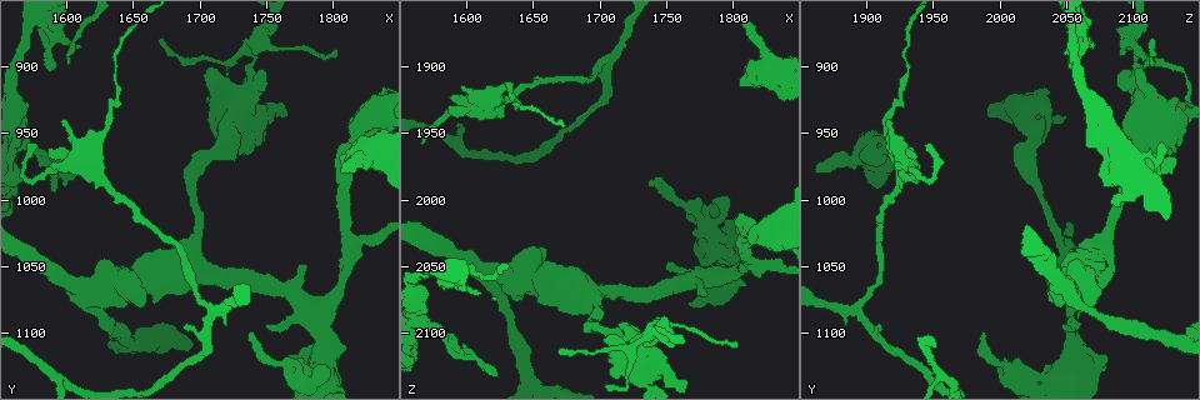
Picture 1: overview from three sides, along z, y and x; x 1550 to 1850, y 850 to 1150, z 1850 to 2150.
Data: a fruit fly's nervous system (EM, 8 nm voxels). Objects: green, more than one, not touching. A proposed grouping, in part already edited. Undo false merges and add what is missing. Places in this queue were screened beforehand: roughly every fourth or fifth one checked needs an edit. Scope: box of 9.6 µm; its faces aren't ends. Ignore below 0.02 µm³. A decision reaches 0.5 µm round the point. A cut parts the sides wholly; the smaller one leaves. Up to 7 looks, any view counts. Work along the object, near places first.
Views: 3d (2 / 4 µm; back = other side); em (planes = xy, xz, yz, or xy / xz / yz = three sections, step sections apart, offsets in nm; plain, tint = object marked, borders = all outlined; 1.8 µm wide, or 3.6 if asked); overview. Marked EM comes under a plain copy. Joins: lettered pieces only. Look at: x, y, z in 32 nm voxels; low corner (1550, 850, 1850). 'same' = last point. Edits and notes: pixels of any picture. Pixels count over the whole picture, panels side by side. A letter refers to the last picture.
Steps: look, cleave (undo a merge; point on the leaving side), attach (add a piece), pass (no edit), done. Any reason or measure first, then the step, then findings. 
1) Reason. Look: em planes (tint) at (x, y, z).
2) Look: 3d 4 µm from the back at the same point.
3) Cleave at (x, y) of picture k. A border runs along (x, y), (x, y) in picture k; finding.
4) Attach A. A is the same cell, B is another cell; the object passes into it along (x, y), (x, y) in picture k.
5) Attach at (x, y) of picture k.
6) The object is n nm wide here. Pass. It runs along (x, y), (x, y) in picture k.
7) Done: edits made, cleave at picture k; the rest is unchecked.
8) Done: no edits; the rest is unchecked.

Thick turns thin. Look: 3d 4 µm at (1732, 946, 2124).

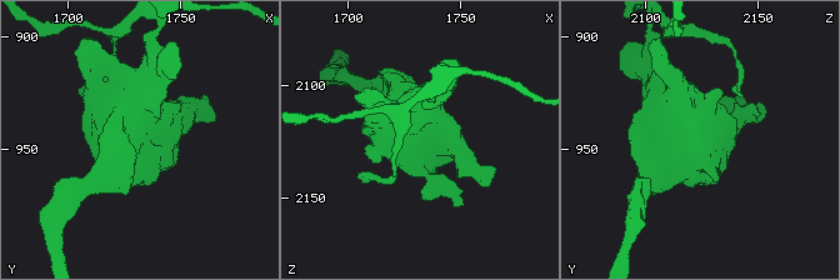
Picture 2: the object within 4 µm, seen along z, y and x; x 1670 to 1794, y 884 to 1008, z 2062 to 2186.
Look: em 3.6 µm planes (borders) at (1733, 945, 2123).

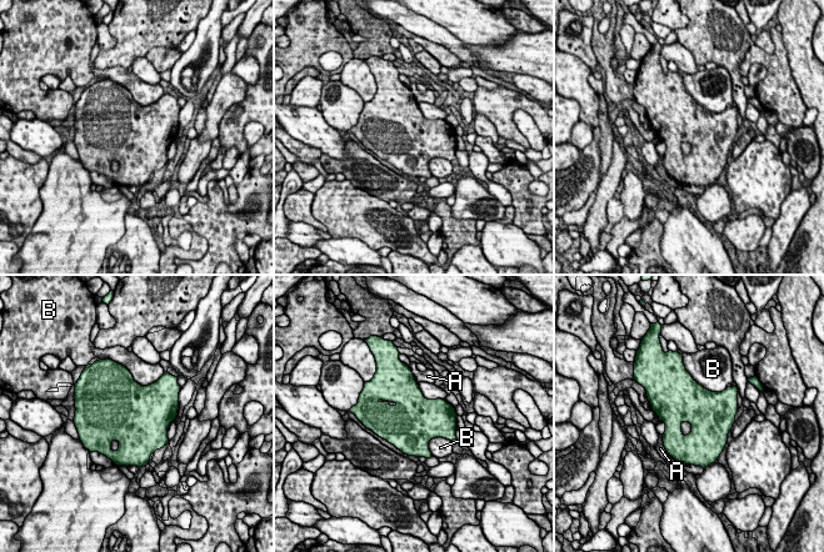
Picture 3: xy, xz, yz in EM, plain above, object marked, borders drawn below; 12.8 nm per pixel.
The longest contact is with B, 550 nm. Pass. A and B are other cells; a border runs along (688, 372), (712, 391), (728, 387) in picture 3; all the same neuron.

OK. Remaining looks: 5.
Sharp bend. Look: 3d 4 µm at (1822, 948, 2020).

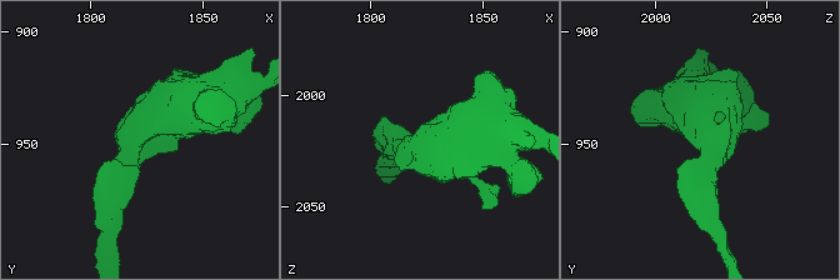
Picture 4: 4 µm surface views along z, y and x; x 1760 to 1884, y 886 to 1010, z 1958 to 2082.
Now the EM. Look: em 3.6 µm xz step 4 (tint) at (1821, 946, 2021).

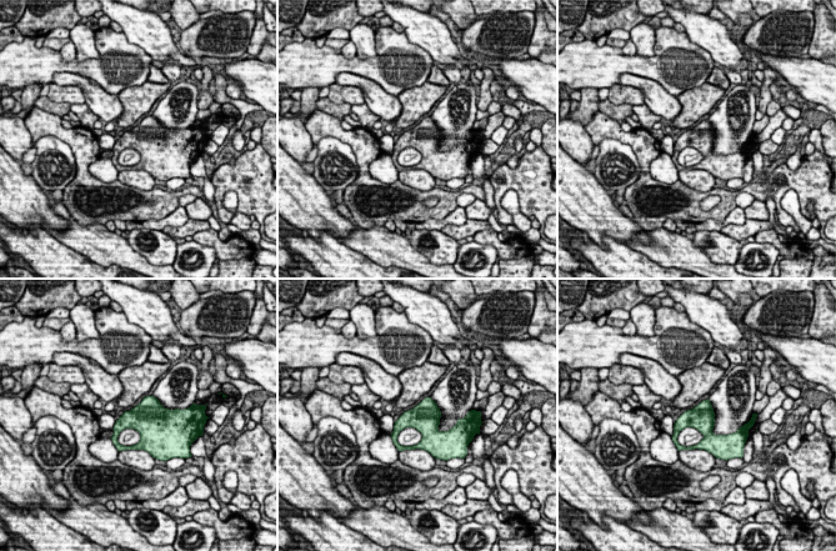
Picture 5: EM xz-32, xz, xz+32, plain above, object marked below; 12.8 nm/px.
Look: em 3.6 µm planes (borders) at the same point.

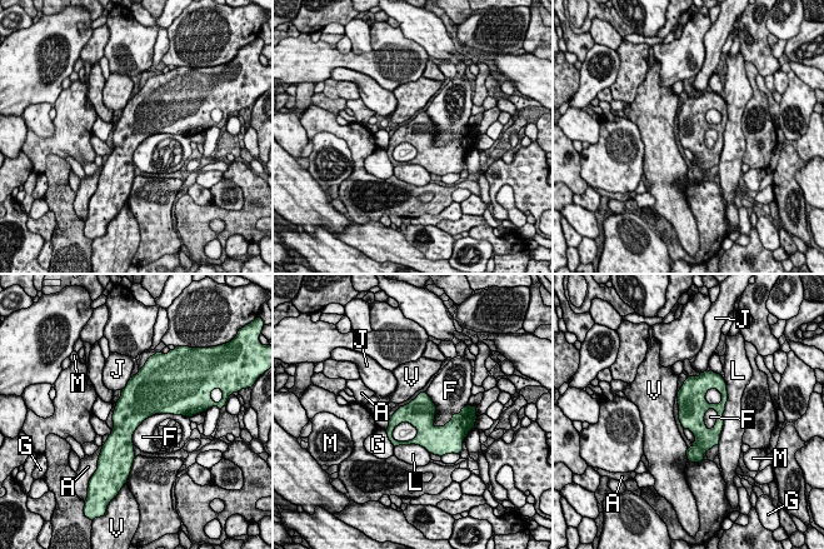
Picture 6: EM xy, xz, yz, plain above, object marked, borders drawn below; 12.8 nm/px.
The object is 380 nm wide here. Pass. A, F, G, J, L, M and V are other cells; a border runs along (418, 430), (408, 440), (391, 437) in picture 6; one neuron here.

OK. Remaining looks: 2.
Sudden change in width. Look: em 3.6 µm planes (tint) at (1784, 1134, 2020).

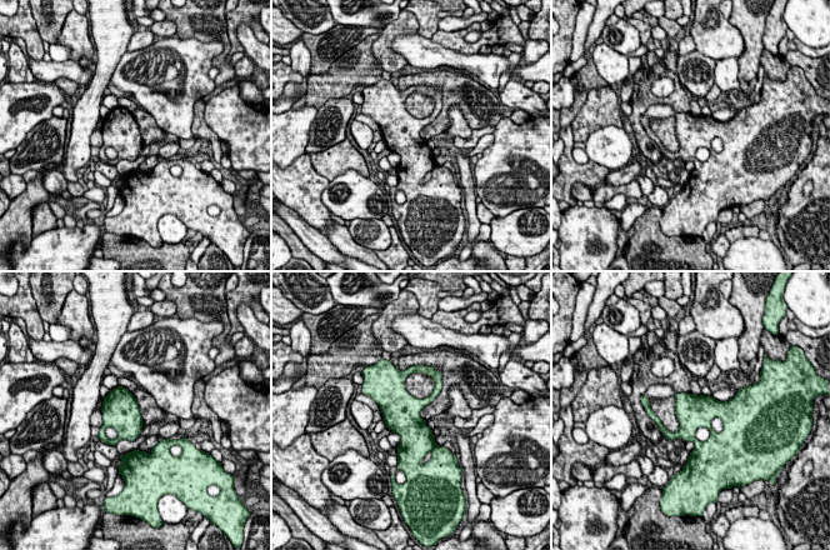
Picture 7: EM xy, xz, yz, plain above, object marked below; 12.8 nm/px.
See the neighbours. Look: em 3.6 µm planes (borders) at the same point.

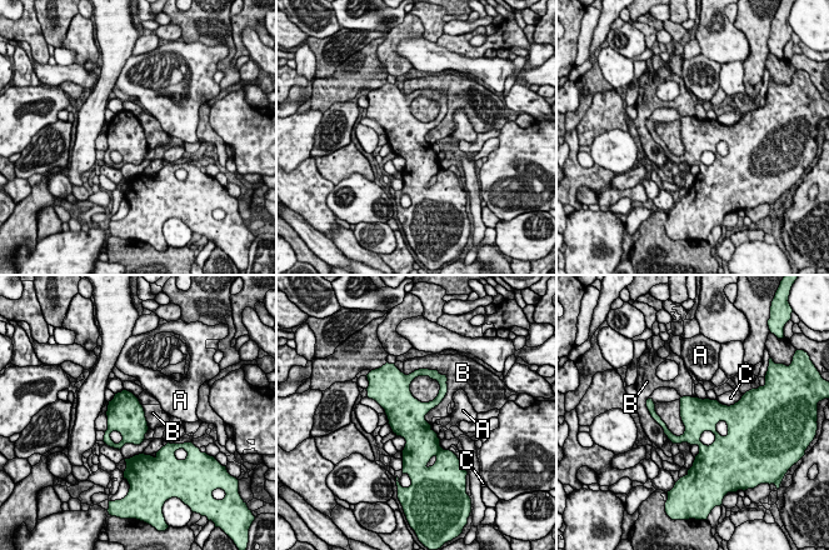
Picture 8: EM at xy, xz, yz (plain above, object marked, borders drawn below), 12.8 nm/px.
The longest contact is with B, 550 nm. Pass. A, B and C are other cells; continuous, no second neuron.

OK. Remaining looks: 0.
Done: no edits; the rest is unchecked.

